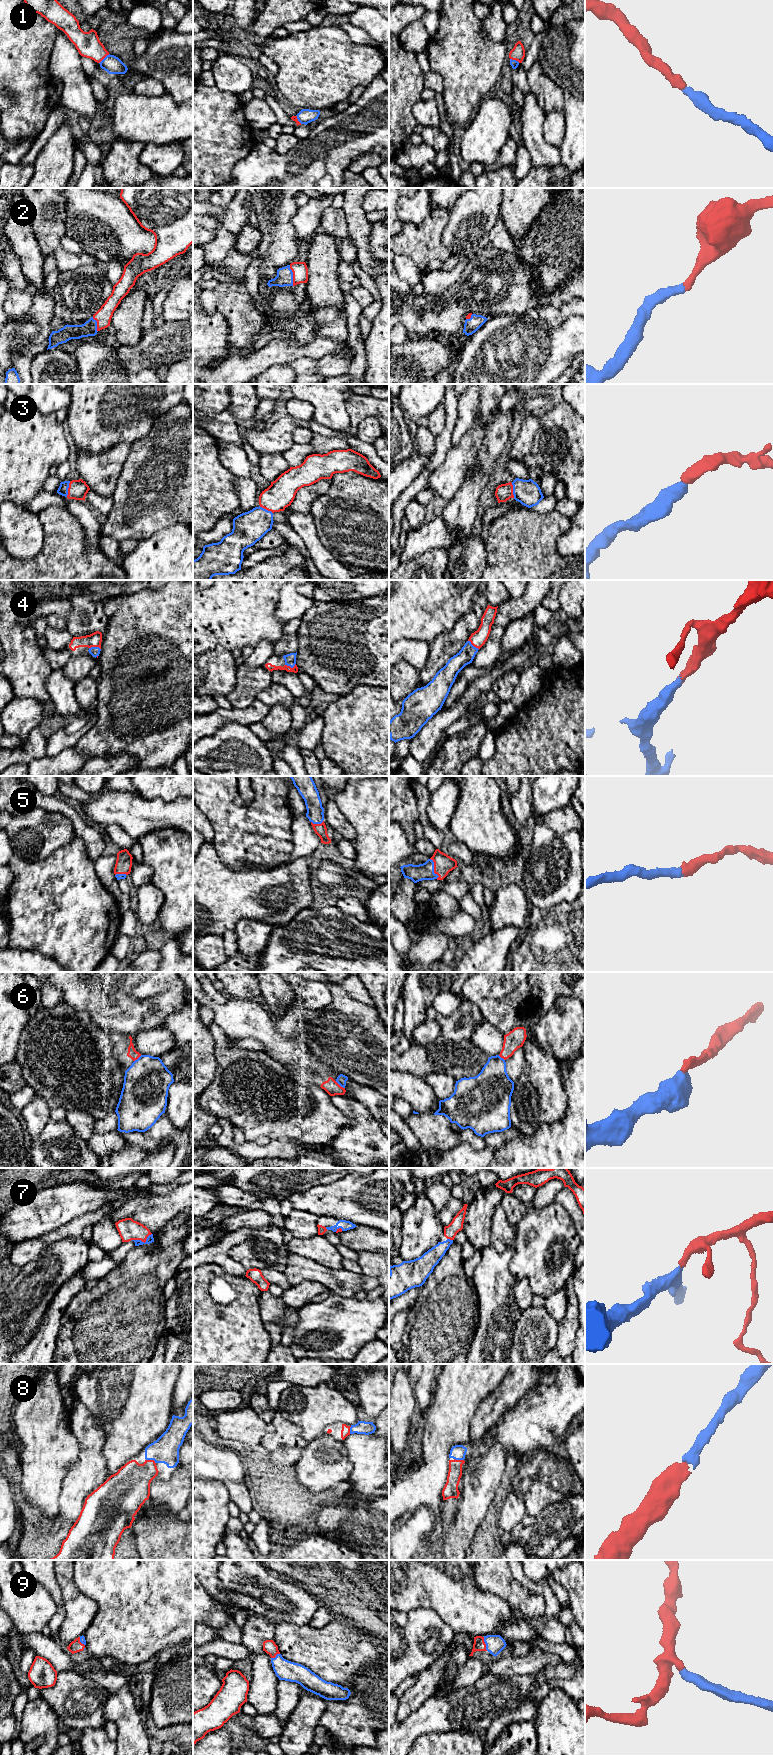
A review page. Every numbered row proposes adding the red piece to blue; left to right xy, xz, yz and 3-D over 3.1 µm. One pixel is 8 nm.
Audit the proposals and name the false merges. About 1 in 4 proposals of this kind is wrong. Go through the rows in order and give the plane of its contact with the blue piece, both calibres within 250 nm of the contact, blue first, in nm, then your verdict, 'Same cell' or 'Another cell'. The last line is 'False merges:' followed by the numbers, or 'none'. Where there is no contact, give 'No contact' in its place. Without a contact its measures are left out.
1: Touches blue in xy. Thickness 140 nm (blue) against 190 nm. Same cell
2: Touches blue in xz. Thickness 130 nm (blue) against 130 nm. Same cell
3: Touches blue in xy. Thickness 80 nm (blue) against 150 nm. Same cell
4: Touches blue in xy. Thickness 80 nm (blue) against 110 nm. Same cell
5: Touches blue in yz. Thickness 140 nm (blue) against 160 nm. Same cell
6: Touches blue in xz. Thickness 80 nm (blue) against 110 nm. Another cell
7: Touches blue in xy. Thickness 60 nm (blue) against 170 nm. Same cell
8: Touches blue in xy. Thickness 220 nm (blue) against 300 nm. Same cell
9: Touches blue in yz. Thickness 150 nm (blue) against 100 nm. Same cell
False merges: 6

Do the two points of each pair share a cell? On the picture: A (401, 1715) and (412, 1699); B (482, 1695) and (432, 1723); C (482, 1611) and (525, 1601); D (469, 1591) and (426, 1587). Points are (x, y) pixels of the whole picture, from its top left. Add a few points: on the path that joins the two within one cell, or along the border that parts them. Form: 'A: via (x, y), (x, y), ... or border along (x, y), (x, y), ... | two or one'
A: via (403, 1711), (408, 1703) | one
B: via (470, 1707), (444, 1714) | one
C: border along (488, 1592), (501, 1597), (512, 1609) | two
D: via (458, 1591), (452, 1591), (448, 1587), (437, 1587) | one

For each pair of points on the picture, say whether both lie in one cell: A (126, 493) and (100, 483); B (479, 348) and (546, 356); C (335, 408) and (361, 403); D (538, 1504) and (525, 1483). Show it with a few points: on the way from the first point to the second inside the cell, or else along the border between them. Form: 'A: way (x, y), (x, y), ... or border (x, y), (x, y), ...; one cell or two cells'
A: border (123, 467), (112, 495); two cells
B: way (496, 355), (529, 356); one cell
C: border (345, 401), (350, 424), (344, 429); two cells
D: way (536, 1499), (536, 1494), (530, 1488); one cell

